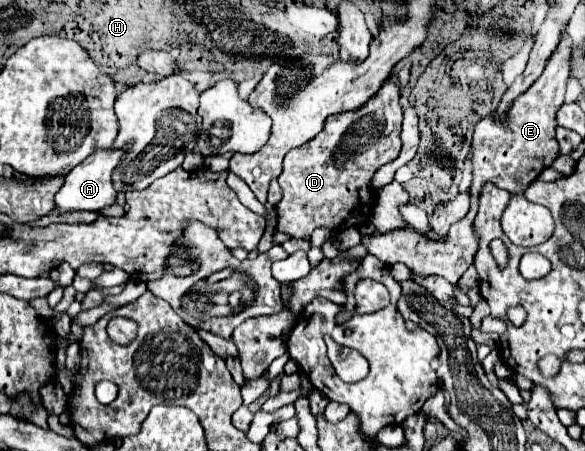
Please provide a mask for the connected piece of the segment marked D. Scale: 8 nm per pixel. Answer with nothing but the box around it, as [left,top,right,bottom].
[276,80,400,240]

